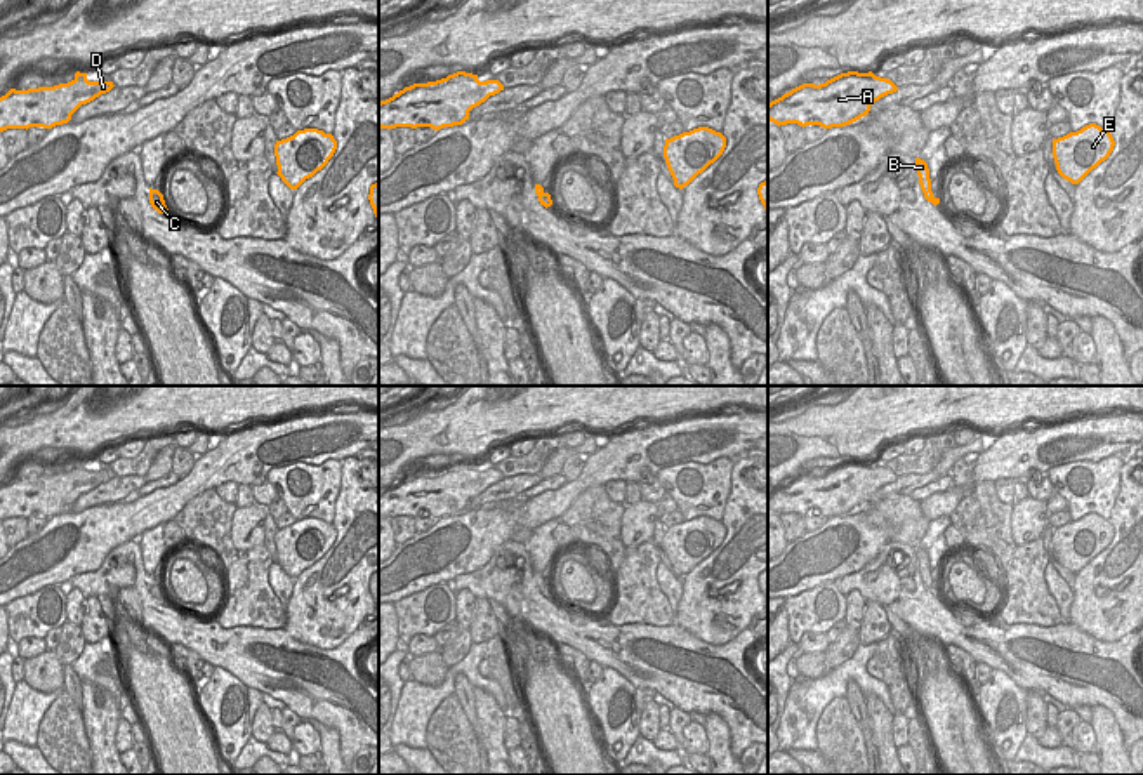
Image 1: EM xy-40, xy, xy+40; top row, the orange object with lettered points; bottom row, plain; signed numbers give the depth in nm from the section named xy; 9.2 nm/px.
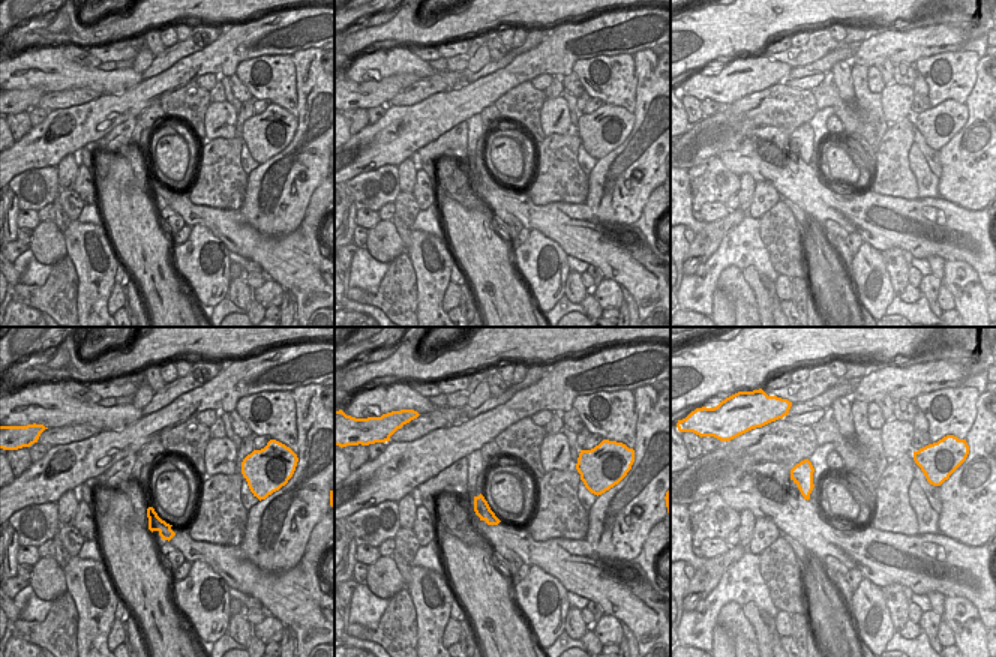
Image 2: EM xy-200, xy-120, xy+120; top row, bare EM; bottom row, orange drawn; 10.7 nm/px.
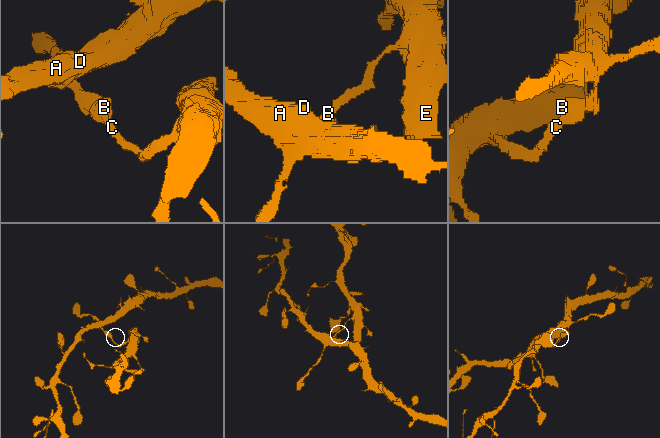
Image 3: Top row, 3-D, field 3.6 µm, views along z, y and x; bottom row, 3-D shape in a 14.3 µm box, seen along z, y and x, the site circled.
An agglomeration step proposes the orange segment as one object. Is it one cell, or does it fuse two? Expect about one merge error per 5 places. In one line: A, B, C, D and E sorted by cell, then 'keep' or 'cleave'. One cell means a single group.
A B D / C E; cleave

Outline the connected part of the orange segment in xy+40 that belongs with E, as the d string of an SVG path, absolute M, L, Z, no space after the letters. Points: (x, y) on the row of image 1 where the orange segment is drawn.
M1089 123L1077 132L1053 139L1053 158L1058 174L1079 184L1093 169L1113 151L1115 141L1108 130Z

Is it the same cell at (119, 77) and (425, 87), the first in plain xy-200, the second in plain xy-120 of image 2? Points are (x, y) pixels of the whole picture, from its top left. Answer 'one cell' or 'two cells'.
two cells

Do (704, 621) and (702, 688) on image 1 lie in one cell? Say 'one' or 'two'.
two

